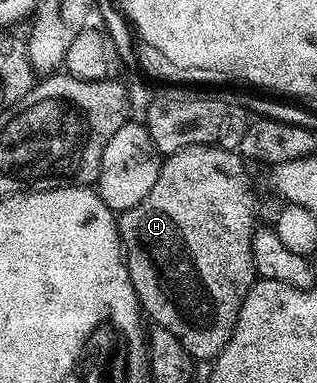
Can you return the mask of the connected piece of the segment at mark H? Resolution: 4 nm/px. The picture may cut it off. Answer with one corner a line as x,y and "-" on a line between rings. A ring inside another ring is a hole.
199,144
198,146
186,146
182,150
165,155
162,160
162,168
166,173
166,178
161,178
154,182
154,190
138,202
130,210
119,213
118,227
120,229
120,246
124,250
124,263
128,266
128,280
134,286
137,298
140,299
140,307
143,315
157,328
170,330
186,346
186,350
196,362
212,362
219,356
220,352
230,342
234,326
238,322
238,314
242,310
242,302
246,294
256,283
256,267
254,266
254,254
252,253
252,237
254,227
252,228
252,207
255,206
256,200
252,197
252,180
248,177
249,165
242,159
239,151
231,148
216,148
212,144
-
204,172
236,172
240,180
200,180

